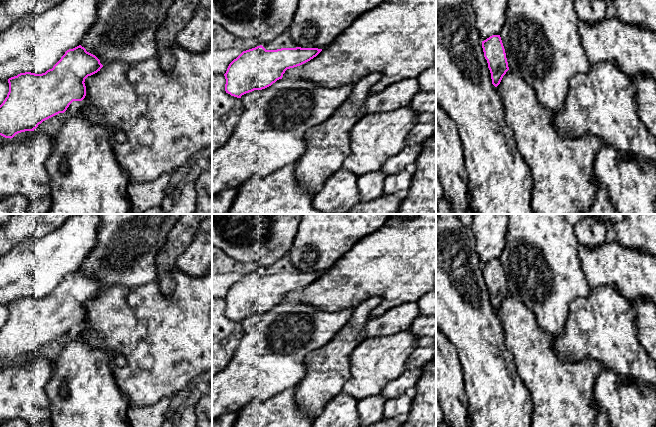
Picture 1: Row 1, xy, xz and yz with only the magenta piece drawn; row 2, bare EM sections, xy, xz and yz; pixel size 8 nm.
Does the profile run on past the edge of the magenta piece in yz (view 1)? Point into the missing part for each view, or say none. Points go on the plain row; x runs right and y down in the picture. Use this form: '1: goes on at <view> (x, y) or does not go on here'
1: goes on at yz (562, 393)

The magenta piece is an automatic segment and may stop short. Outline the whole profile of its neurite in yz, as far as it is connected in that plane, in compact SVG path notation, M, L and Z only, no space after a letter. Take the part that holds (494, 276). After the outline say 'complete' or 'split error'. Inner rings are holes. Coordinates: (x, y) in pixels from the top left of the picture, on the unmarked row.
M492 259L482 265L482 272L491 297L492 308L496 311L504 329L506 348L512 353L518 375L531 394L533 405L531 427L593 427L597 416L593 406L594 383L604 365L592 358L569 363L559 357L554 348L554 337L538 325L532 310L509 294L500 259Z; split error

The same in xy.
M79 269L67 274L45 297L25 296L9 302L9 316L0 329L0 359L11 363L64 337L73 325L85 322L85 303L102 291L95 279Z; complete

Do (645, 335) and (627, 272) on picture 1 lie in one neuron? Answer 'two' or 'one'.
two

